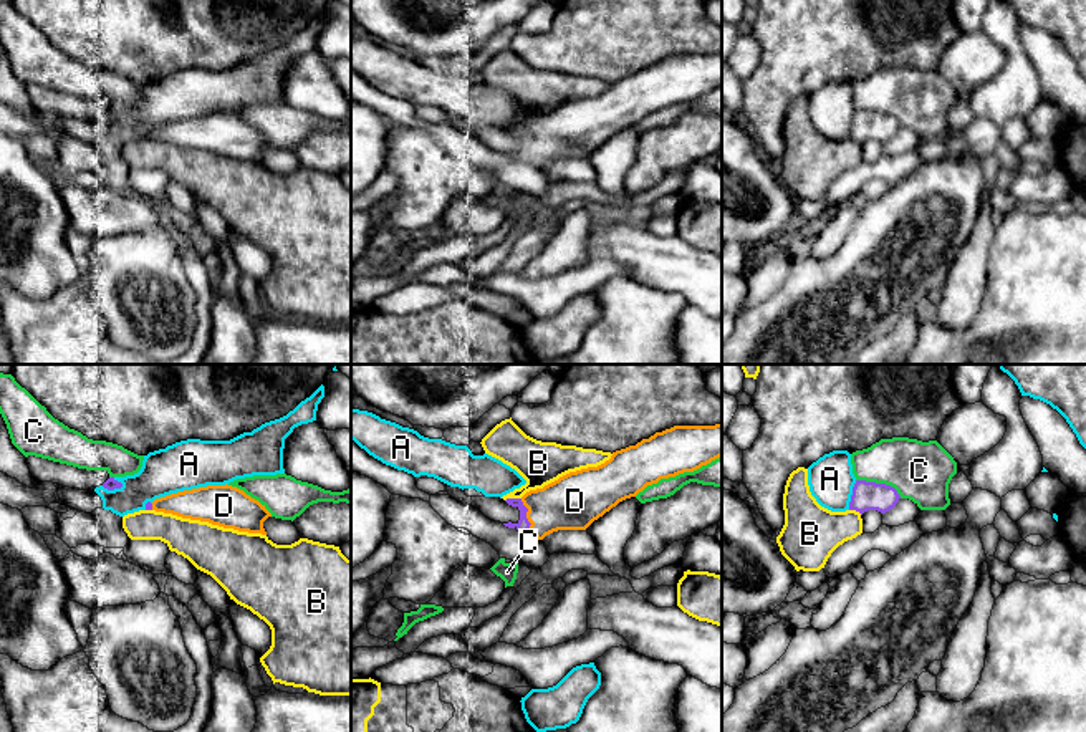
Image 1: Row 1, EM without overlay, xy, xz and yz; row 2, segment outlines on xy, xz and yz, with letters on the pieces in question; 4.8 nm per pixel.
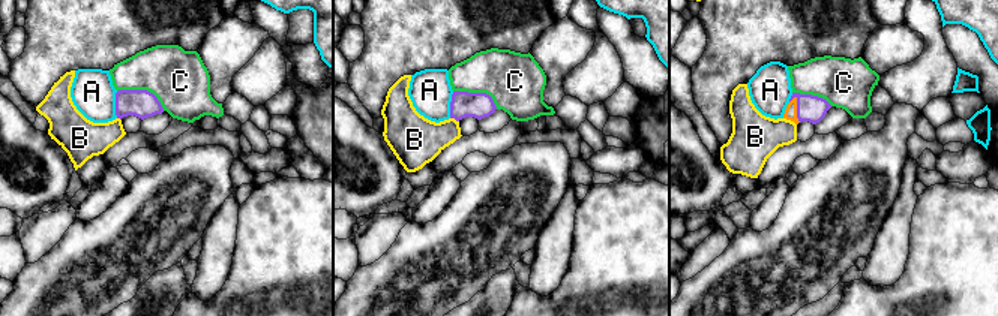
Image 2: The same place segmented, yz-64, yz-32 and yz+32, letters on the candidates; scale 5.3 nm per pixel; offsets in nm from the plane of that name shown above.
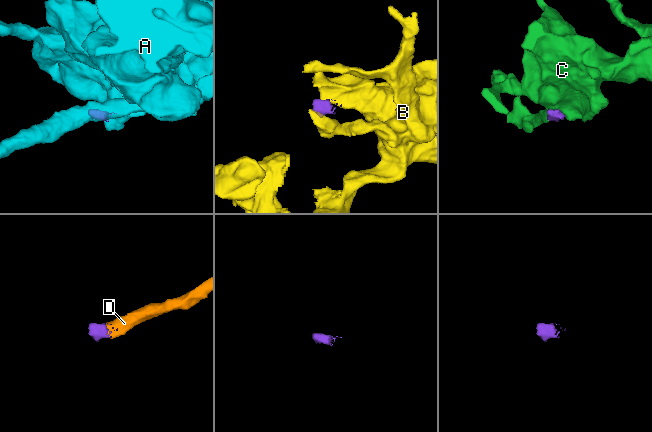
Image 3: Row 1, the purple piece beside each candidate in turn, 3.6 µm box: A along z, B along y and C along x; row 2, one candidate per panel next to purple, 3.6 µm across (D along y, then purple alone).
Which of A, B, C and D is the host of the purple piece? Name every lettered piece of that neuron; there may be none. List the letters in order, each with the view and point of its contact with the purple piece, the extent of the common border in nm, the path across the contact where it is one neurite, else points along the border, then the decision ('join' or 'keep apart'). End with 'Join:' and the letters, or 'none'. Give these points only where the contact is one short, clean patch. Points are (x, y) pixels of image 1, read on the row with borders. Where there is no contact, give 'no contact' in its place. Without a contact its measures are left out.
A: contact xy (111, 489); length 110 nm; keep apart
B: contact xz (512, 499); length 80 nm; border xz (520, 497), (509, 497), (505, 500); keep apart
C: contact yz (879, 484); length 240 nm; keep apart
D: contact xz (525, 515); length 170 nm; way xz (523, 524), (525, 515), (538, 515), (573, 502); join
Join: D

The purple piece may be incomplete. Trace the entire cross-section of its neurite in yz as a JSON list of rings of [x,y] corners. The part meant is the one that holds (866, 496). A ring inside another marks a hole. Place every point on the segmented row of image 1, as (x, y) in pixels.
[[[856,480],[849,502],[849,510],[856,510],[861,515],[867,510],[877,510],[881,513],[896,507],[901,495],[897,490],[886,484]]]

